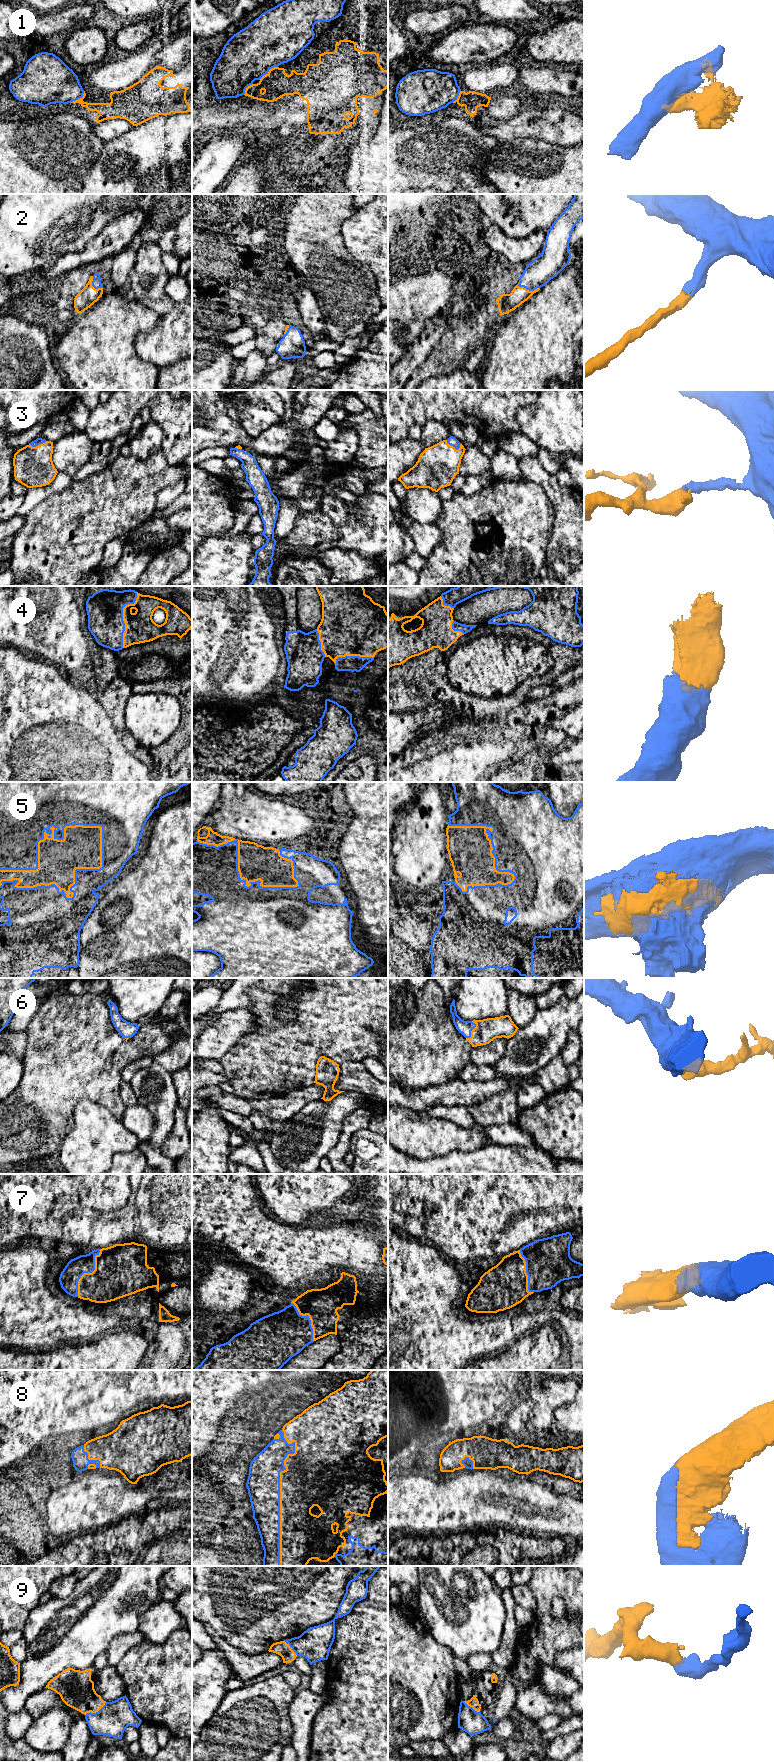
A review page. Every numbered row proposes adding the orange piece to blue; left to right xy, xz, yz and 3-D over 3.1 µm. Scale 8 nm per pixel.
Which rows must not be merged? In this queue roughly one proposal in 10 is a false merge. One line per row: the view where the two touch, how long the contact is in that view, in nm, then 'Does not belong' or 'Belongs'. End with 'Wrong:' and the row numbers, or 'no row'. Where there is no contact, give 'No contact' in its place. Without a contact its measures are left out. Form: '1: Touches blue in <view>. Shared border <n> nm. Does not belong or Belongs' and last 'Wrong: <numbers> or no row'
1: Touches blue in xz. Shared border 190 nm. Does not belong
2: Touches blue in yz. Shared border 190 nm. Belongs
3: Touches blue in yz. Shared border 130 nm. Belongs
4: Touches blue in xy. Shared border 460 nm. Belongs
5: Touches blue in xy. Shared border 950 nm. Belongs
6: Touches blue in yz. Shared border 150 nm. Belongs
7: Touches blue in xy. Shared border 420 nm. Belongs
8: Touches blue in xz. Shared border 1100 nm. Belongs
9: Touches blue in xy. Shared border 200 nm. Belongs
Wrong: 1

